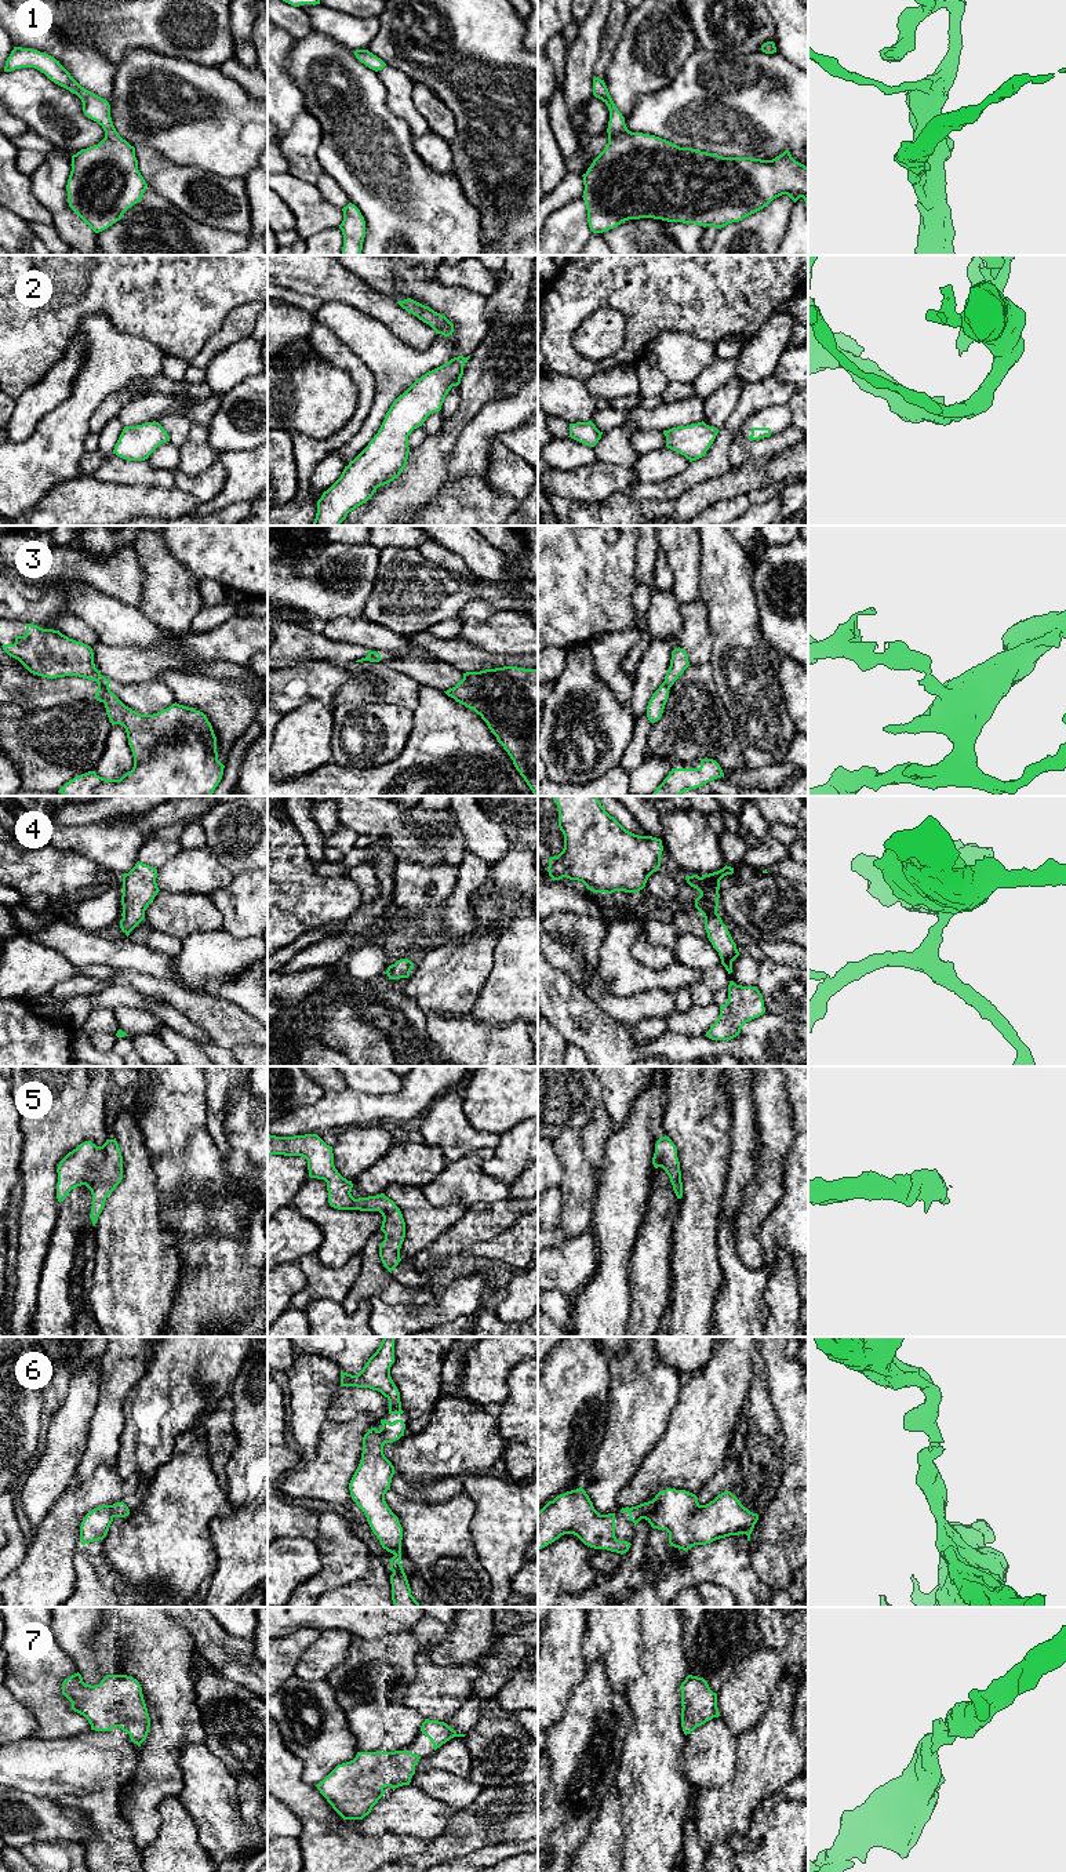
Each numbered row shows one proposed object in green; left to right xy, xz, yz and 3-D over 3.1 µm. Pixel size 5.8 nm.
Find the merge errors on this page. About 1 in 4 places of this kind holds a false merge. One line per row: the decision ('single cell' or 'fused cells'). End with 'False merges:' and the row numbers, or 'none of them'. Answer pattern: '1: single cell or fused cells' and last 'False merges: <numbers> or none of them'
1: single cell
2: single cell
3: fused cells
4: single cell
5: single cell
6: single cell
7: single cell
False merges: 3

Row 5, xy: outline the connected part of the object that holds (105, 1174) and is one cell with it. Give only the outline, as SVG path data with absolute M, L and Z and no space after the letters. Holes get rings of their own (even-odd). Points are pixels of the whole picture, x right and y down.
M114 1139L102 1146L91 1141L80 1144L58 1164L57 1199L63 1202L69 1192L86 1185L92 1195L91 1221L95 1226L106 1197L123 1179L123 1156Z

